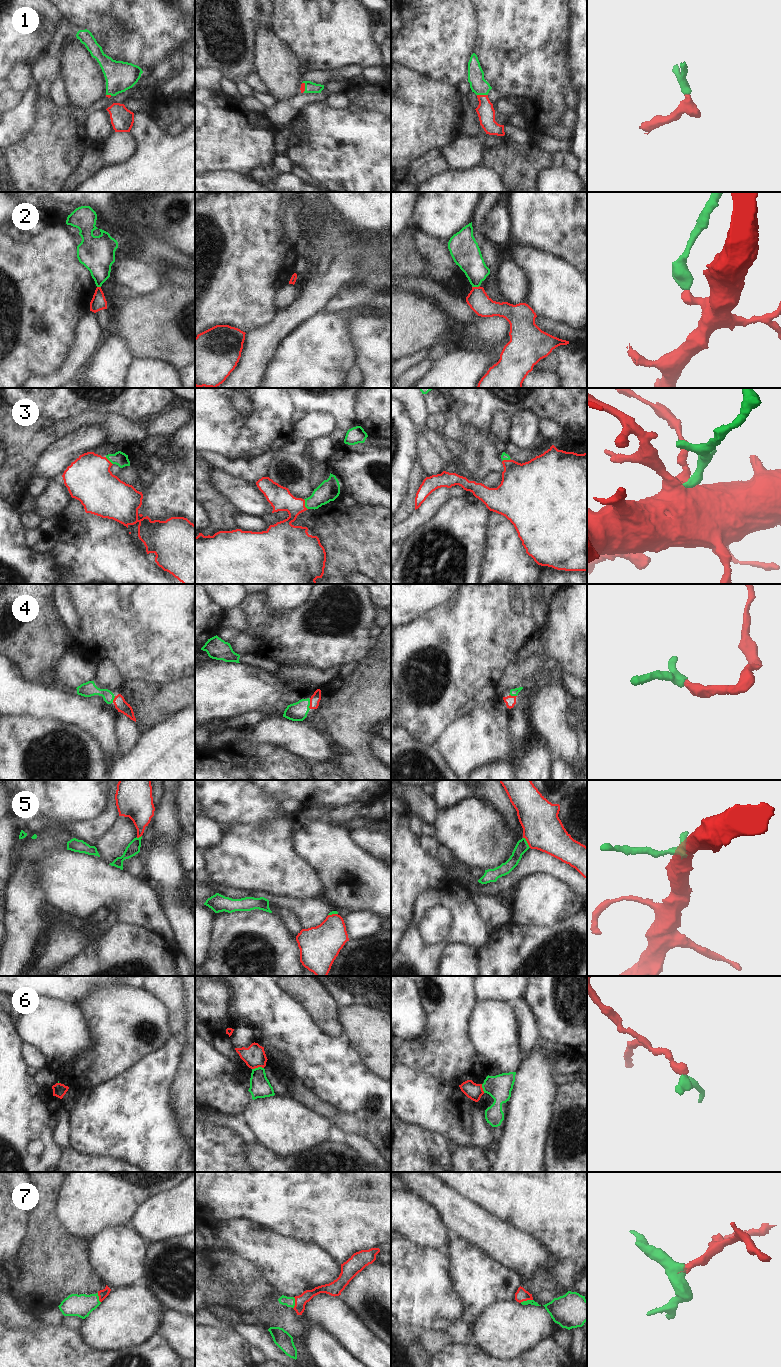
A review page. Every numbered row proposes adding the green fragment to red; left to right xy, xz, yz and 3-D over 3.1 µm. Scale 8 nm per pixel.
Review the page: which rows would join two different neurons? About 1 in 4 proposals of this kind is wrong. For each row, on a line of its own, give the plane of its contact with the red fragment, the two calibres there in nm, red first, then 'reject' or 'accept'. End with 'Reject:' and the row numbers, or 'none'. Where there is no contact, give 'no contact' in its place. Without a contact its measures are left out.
1: meets red in yz; 140 nm thick on the red side, 140 nm on the other; accept
2: meets red in yz; 170 nm thick on the red side, 220 nm on the other; reject
3: meets red in xz; 190 nm thick on the red side, 170 nm on the other; accept
4: meets red in xz; 80 nm thick on the red side, 150 nm on the other; accept
5: meets red in yz; 320 nm thick on the red side, 100 nm on the other; accept
6: meets red in xz; 180 nm thick on the red side, 170 nm on the other; reject
7: meets red in yz; 100 nm thick on the red side, 50 nm on the other; accept
Reject: 2, 6

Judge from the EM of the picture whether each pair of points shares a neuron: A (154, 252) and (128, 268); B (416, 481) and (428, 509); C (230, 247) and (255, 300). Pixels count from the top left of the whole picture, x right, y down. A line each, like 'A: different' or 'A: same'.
A: different
B: different
C: same

